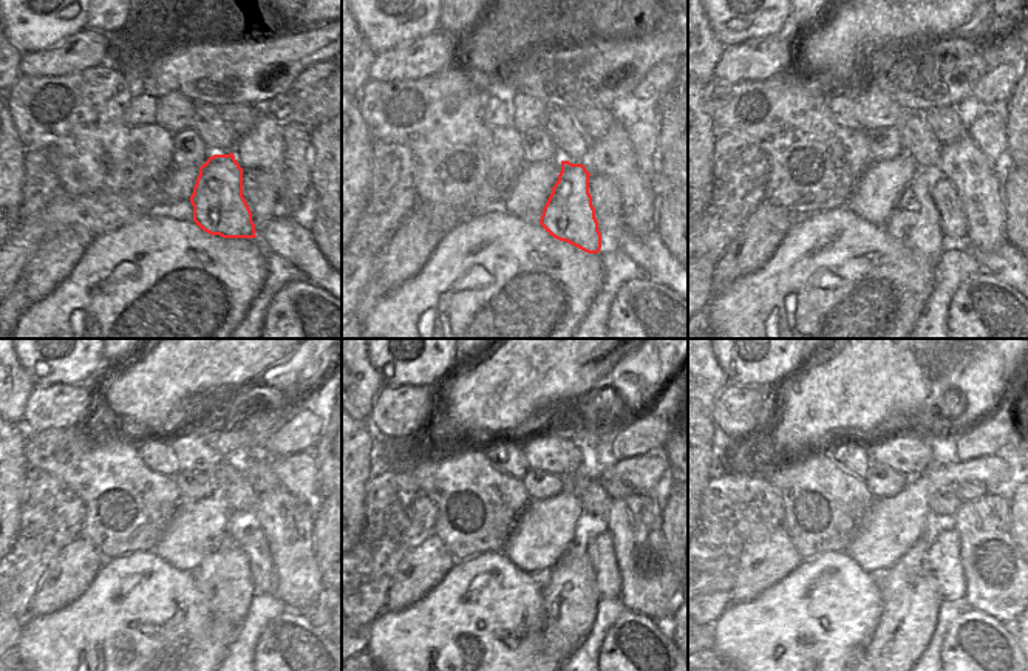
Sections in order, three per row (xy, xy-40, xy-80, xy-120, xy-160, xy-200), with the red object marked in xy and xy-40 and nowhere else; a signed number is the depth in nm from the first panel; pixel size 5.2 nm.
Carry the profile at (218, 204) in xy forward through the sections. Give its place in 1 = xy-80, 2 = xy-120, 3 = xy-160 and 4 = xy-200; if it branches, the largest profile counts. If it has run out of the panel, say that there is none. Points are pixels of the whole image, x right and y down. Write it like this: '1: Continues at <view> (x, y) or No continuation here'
1: Continues at xy-80 (915, 223)
2: Continues at xy-120 (223, 579)
3: Continues at xy-160 (569, 594)
4: Continues at xy-200 (908, 620)

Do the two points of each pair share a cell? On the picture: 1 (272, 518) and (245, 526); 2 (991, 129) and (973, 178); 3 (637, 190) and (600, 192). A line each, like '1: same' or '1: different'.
1: different
2: different
3: different

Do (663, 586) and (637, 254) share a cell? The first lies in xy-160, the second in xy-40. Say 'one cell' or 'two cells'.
two cells

